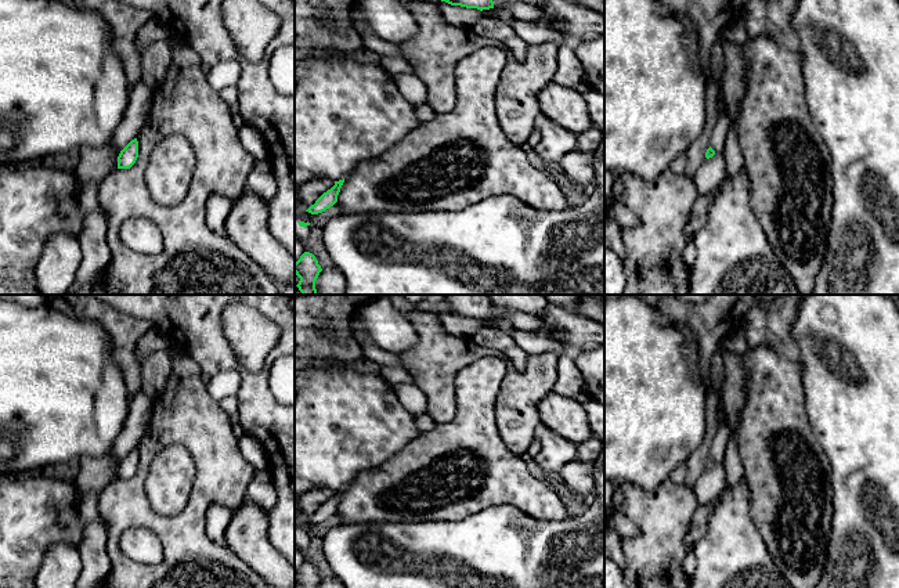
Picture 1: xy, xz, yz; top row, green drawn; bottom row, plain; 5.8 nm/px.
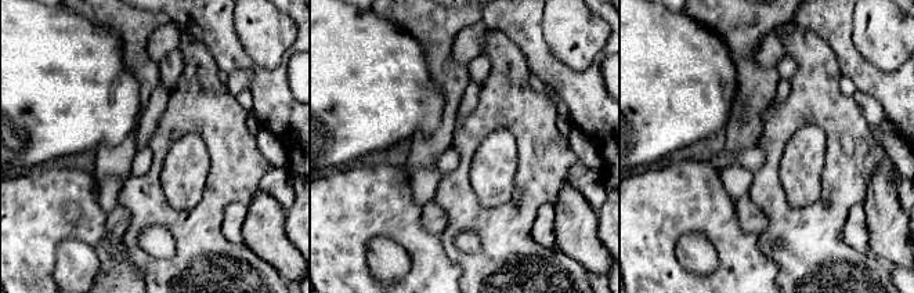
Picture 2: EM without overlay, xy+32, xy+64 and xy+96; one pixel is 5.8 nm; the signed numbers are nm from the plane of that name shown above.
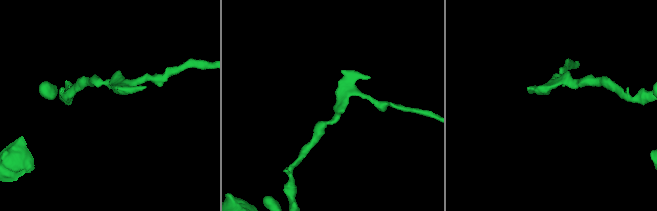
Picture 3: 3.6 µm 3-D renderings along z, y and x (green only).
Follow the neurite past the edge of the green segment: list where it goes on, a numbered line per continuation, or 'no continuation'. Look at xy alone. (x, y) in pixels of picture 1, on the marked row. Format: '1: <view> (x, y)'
no continuation

